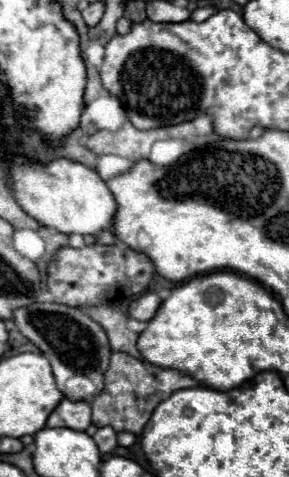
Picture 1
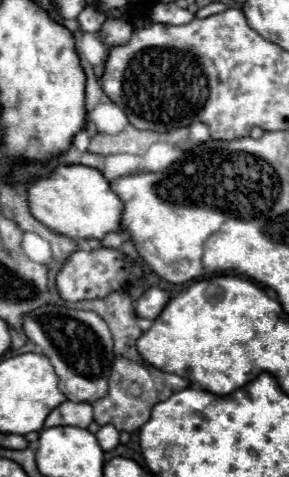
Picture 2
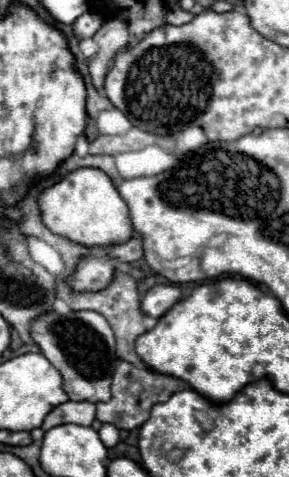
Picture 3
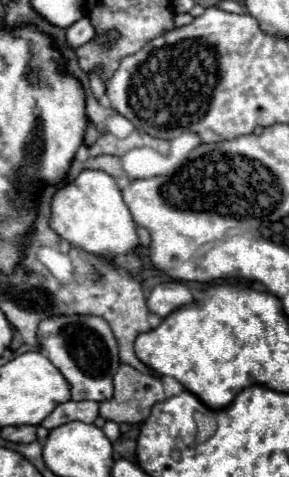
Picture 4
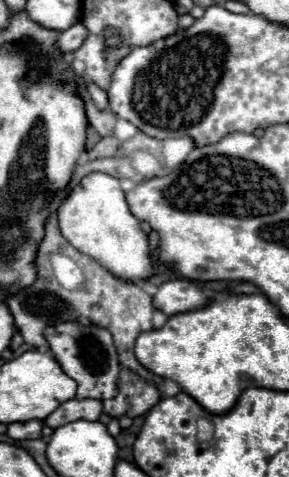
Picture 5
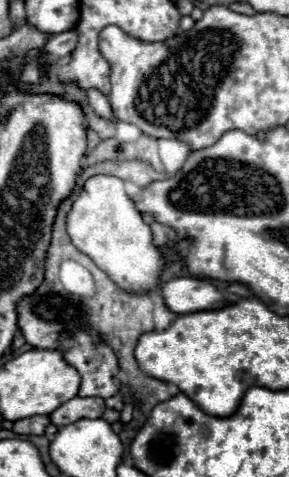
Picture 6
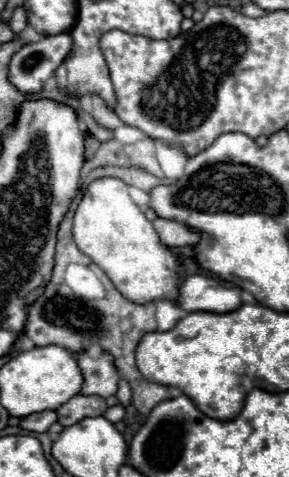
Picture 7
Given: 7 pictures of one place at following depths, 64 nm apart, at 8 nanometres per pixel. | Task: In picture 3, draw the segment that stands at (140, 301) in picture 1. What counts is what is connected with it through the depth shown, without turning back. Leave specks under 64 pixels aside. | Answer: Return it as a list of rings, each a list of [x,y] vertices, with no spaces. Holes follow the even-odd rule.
[[[160,284],[160,286],[150,288],[144,294],[144,298],[140,302],[140,308],[142,308],[144,314],[148,314],[152,318],[160,318],[176,300],[180,300],[180,296],[182,296],[182,292],[180,292],[178,286]]]

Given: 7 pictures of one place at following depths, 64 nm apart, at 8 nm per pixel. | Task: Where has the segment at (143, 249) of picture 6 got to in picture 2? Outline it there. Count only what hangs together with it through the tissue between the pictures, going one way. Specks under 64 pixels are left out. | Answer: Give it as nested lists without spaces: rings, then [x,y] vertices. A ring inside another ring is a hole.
[[[60,164],[50,176],[30,180],[28,190],[28,208],[36,220],[48,226],[54,232],[60,232],[70,238],[98,238],[102,240],[108,232],[120,230],[122,202],[112,192],[108,180],[100,170],[78,166],[78,164]]]

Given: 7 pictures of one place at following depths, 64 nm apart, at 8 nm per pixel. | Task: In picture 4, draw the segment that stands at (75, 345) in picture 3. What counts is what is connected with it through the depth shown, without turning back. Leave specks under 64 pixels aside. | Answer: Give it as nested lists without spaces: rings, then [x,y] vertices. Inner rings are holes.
[[[50,316],[38,324],[42,354],[62,372],[70,384],[72,400],[104,402],[112,398],[112,378],[120,366],[116,338],[108,322],[100,316]]]

